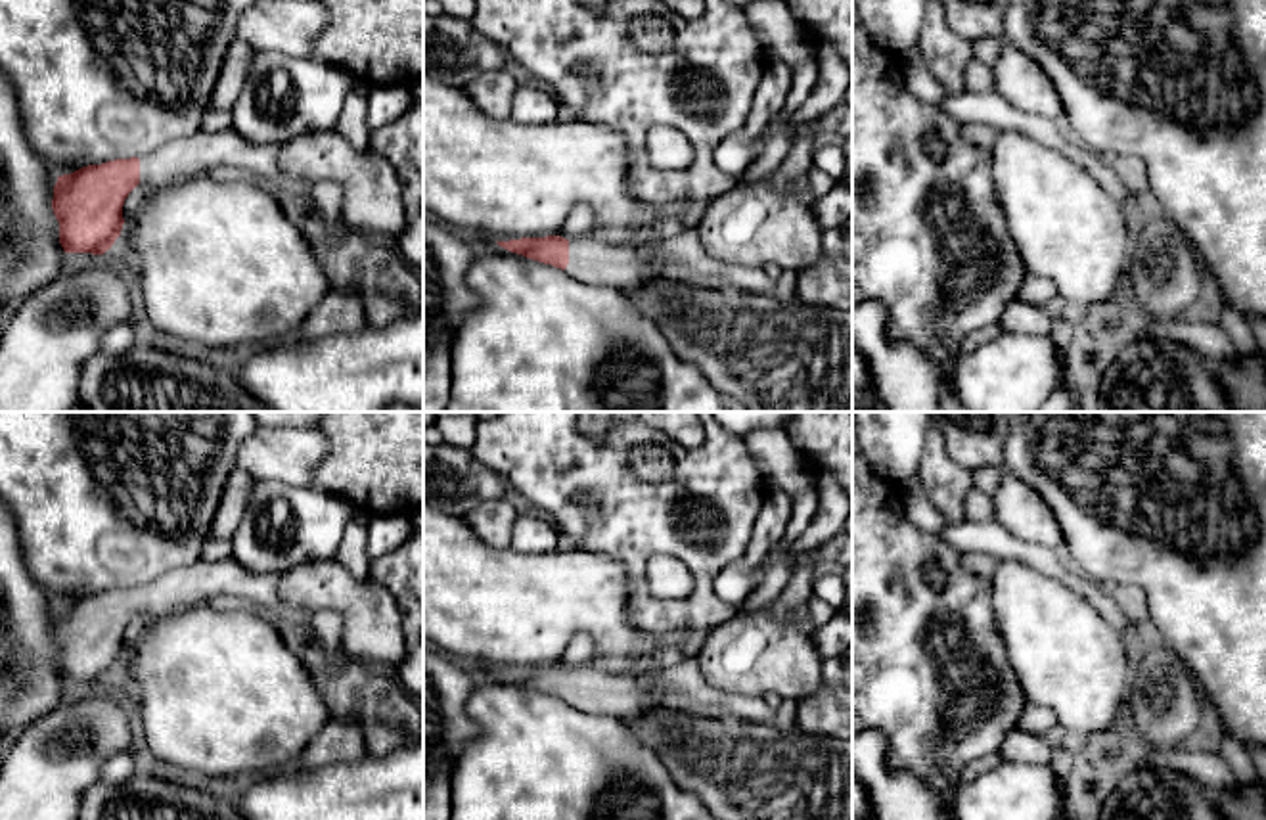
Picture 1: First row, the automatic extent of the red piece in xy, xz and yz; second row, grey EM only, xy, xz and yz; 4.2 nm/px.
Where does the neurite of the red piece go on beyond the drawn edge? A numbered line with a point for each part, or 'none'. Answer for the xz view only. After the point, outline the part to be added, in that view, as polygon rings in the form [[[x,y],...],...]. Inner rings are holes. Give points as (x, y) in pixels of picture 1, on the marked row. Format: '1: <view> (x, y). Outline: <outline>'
1: xz (680, 257). Outline: [[[665,230],[647,251],[647,238],[611,239],[599,234],[569,241],[565,272],[578,282],[636,289],[649,280],[707,287],[728,293],[774,297],[778,280],[758,266],[714,259],[697,230]]]

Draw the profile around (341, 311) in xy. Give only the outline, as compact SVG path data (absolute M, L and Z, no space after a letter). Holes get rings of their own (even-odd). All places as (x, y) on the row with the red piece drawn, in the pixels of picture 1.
M331 284L326 297L308 312L297 330L301 339L320 339L331 333L350 333L366 326L360 295Z

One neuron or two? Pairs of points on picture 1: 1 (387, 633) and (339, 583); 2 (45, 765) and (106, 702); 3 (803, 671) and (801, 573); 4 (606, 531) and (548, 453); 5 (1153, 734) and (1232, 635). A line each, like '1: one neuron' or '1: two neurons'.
1: one neuron
2: one neuron
3: one neuron
4: one neuron
5: two neurons

